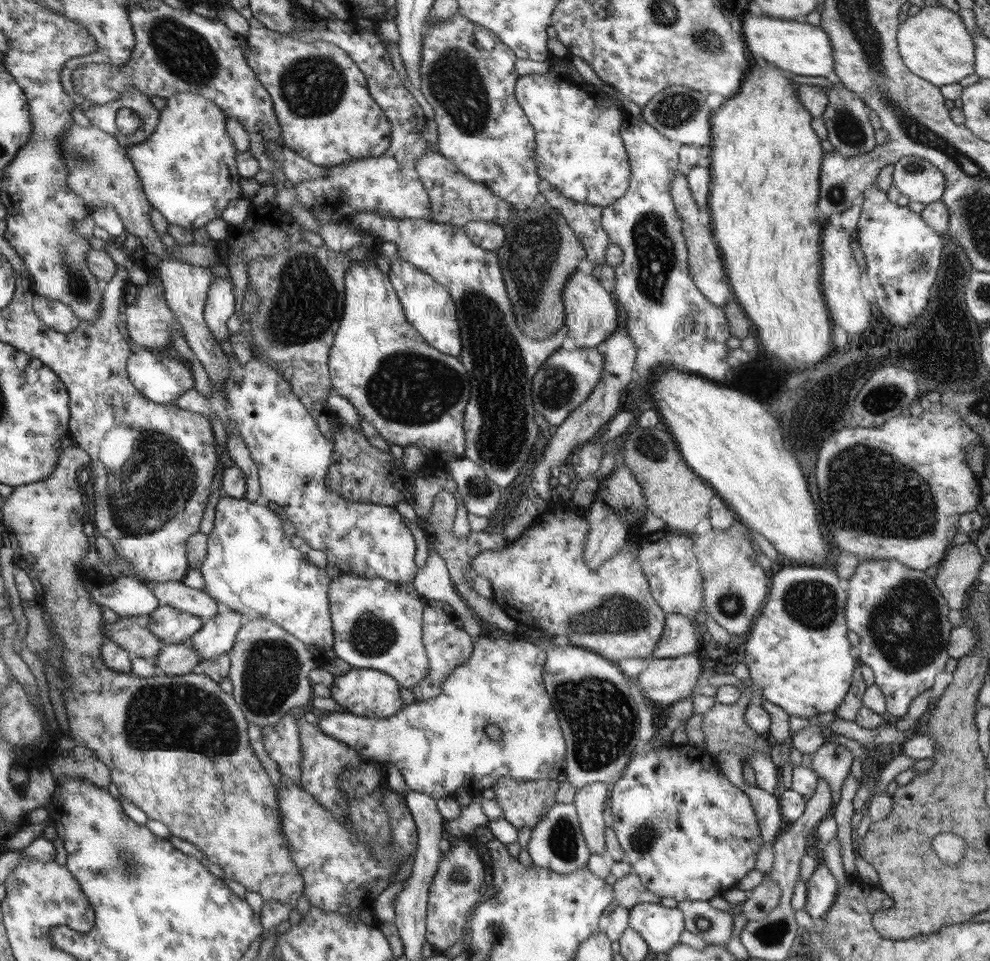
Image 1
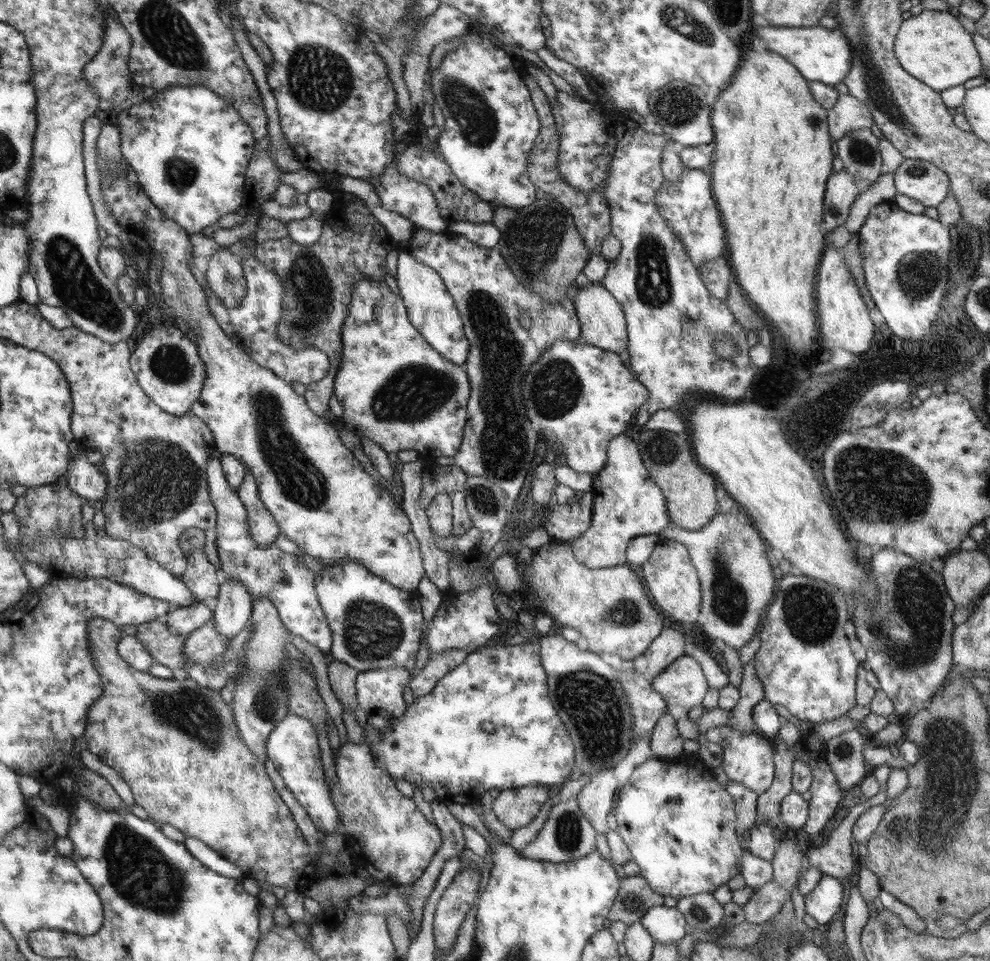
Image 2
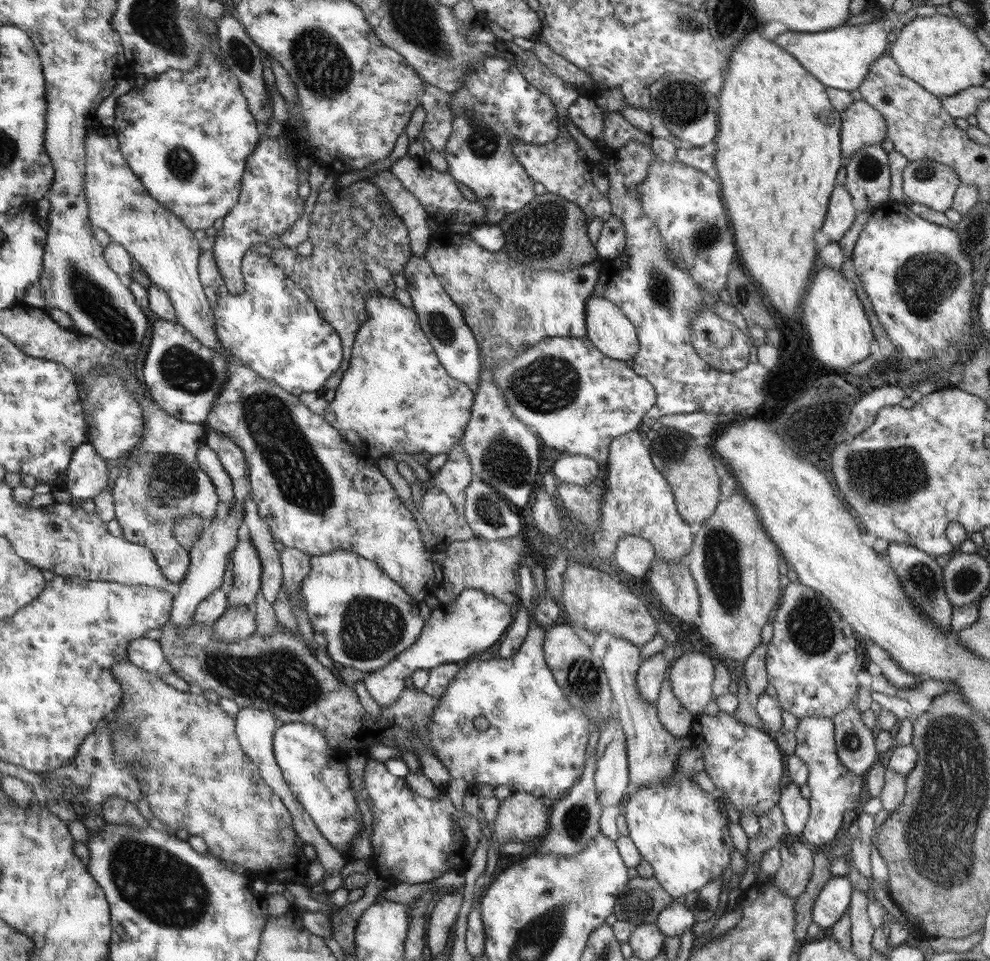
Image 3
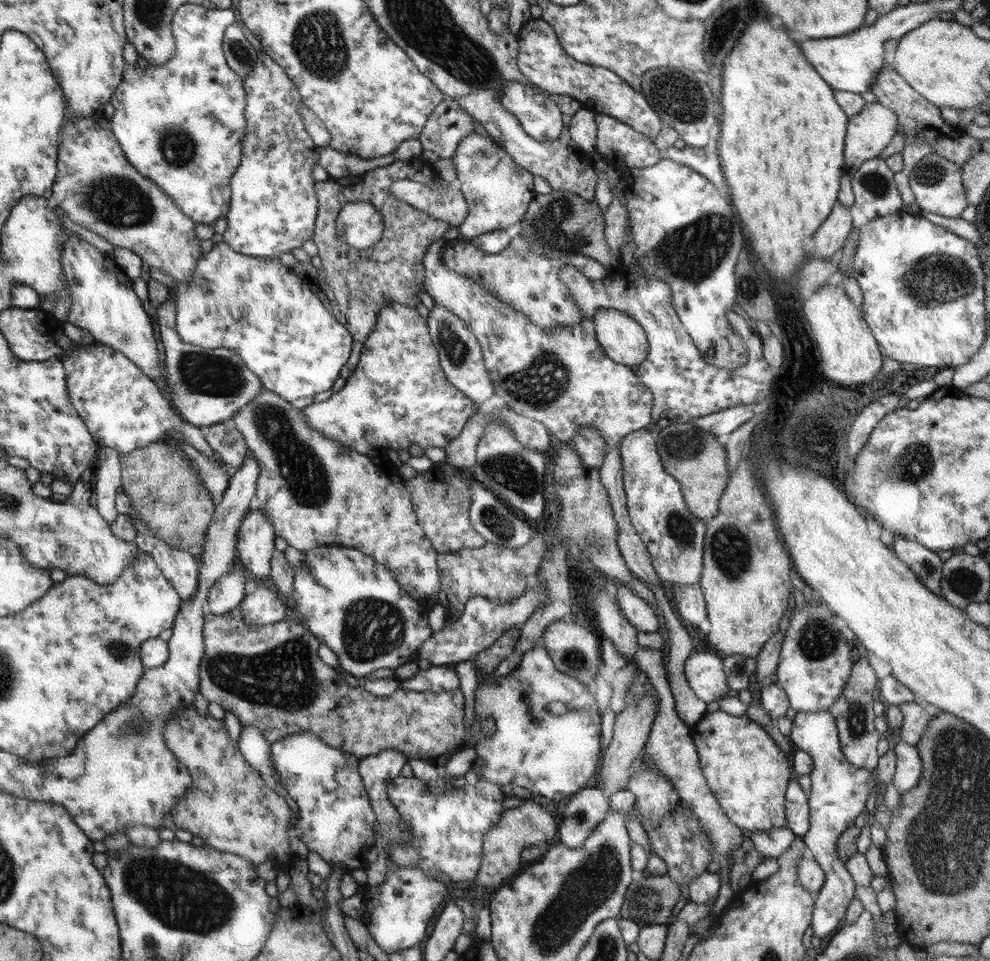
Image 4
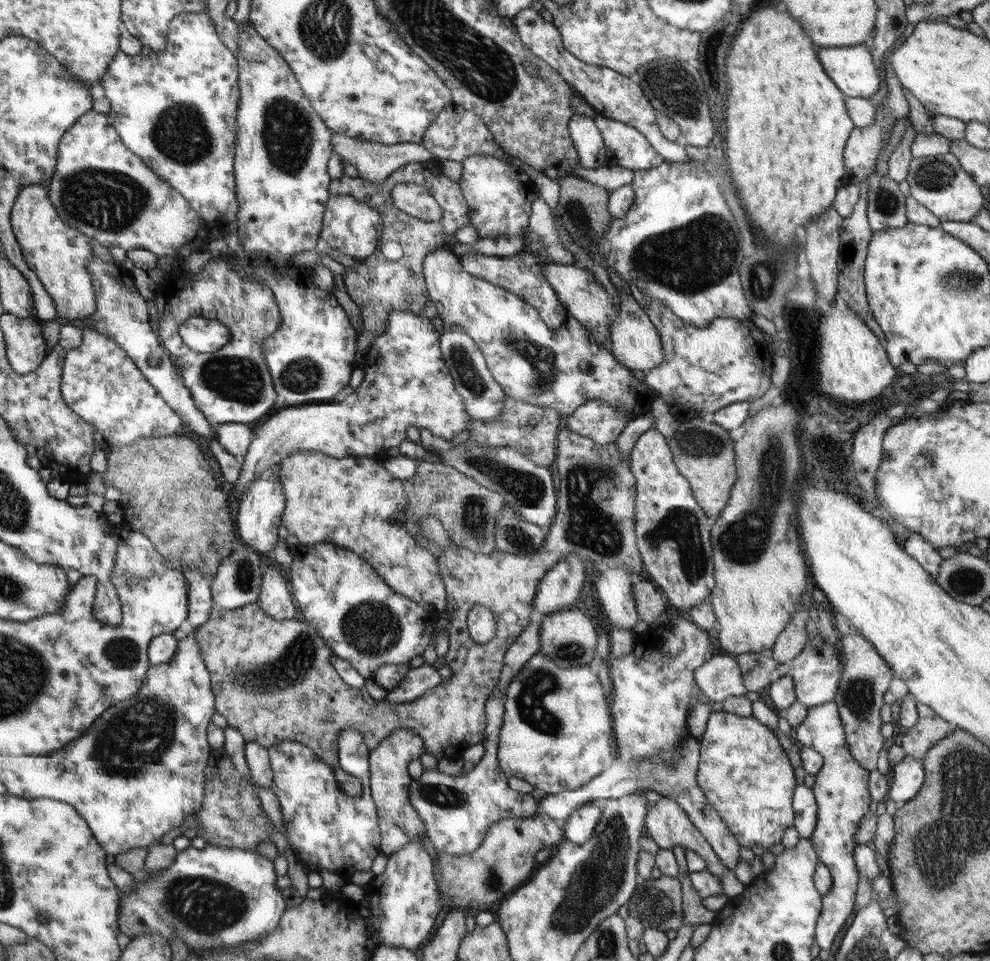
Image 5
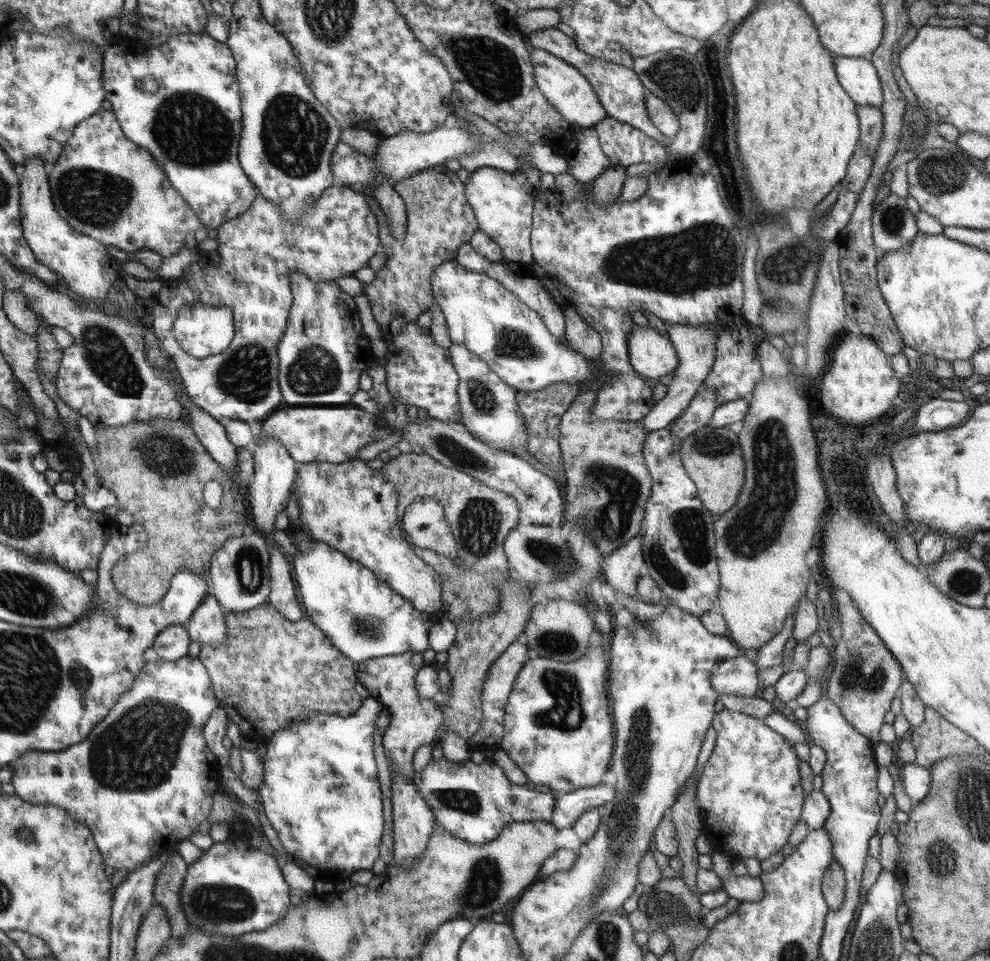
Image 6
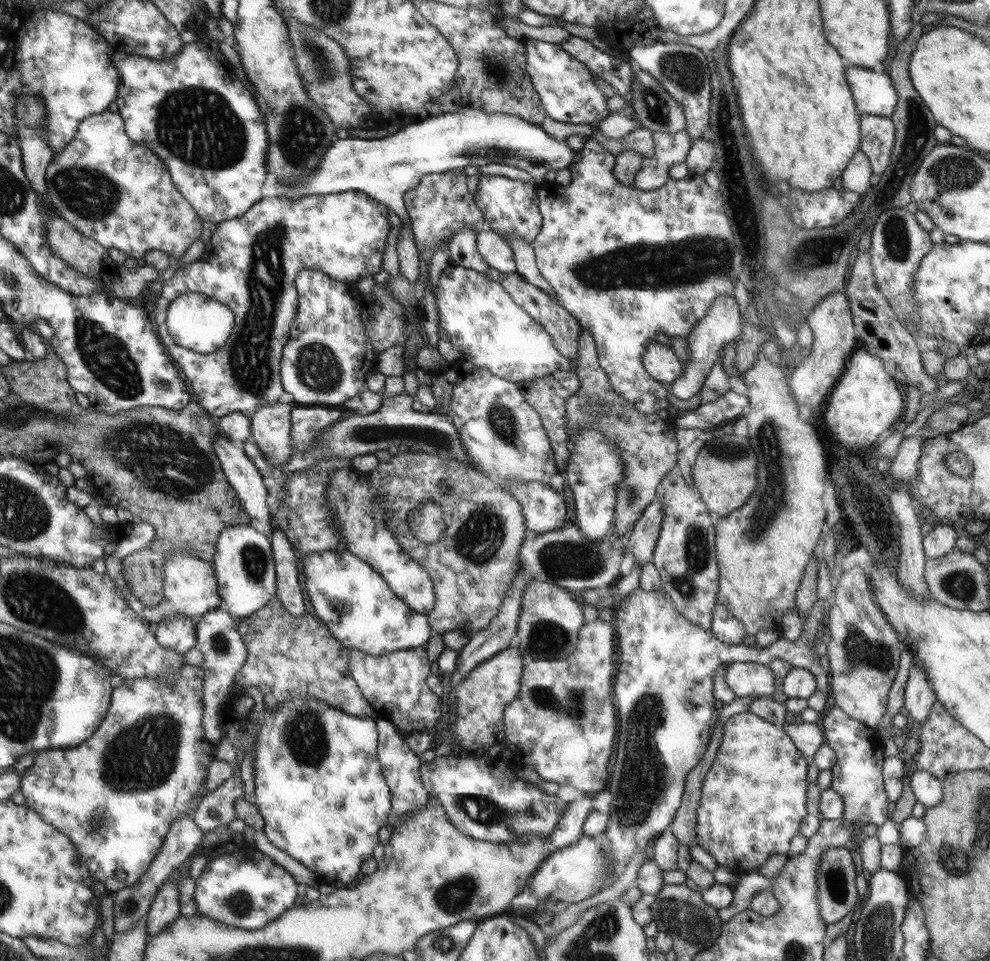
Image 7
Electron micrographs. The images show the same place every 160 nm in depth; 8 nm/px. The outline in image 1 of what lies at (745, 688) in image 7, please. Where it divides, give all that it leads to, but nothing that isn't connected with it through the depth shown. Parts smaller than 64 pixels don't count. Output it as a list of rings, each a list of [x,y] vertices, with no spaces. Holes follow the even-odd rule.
[[[694,653],[673,659],[649,657],[648,666],[640,673],[637,680],[642,691],[646,693],[646,699],[668,706],[690,697],[694,688],[698,686],[696,682],[702,672],[702,663]]]

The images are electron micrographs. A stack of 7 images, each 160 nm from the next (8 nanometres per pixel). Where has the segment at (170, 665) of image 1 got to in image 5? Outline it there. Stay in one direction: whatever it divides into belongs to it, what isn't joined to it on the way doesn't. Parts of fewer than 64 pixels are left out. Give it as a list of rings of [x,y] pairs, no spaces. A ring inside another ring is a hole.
[[[280,567],[268,568],[268,572],[264,572],[263,591],[257,603],[268,616],[276,620],[296,619],[298,607]]]

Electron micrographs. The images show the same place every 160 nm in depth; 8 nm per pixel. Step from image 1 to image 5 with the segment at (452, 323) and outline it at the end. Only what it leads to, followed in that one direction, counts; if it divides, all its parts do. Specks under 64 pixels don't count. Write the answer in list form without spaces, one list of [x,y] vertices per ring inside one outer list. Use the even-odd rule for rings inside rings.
[[[458,325],[444,327],[439,335],[439,346],[446,366],[452,375],[455,389],[463,398],[466,412],[472,421],[493,421],[499,417],[503,402],[508,398],[503,388],[494,380],[486,364],[486,359],[478,349],[478,345],[470,338],[463,328]]]

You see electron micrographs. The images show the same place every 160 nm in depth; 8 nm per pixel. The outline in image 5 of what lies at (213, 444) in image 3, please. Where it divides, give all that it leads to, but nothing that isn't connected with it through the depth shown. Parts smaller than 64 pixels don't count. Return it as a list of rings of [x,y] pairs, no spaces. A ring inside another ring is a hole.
[[[228,423],[215,427],[216,440],[230,453],[243,458],[250,450],[254,427],[249,424]]]

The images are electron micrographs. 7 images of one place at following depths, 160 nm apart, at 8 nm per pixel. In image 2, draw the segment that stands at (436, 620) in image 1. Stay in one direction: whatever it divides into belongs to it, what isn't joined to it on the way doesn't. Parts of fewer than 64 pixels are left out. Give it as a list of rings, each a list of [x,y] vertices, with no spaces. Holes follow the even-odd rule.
[[[453,648],[430,653],[427,665],[412,677],[410,688],[414,697],[424,697],[431,694],[436,684],[453,668],[465,661],[469,652],[466,649]]]

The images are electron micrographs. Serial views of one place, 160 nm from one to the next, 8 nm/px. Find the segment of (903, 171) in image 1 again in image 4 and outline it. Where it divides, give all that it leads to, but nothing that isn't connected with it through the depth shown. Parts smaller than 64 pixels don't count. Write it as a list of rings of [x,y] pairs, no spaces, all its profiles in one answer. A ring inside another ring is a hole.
[[[930,154],[911,170],[909,174],[909,187],[917,200],[919,208],[951,218],[961,218],[964,210],[969,206],[963,187],[963,170],[957,164],[941,156]]]

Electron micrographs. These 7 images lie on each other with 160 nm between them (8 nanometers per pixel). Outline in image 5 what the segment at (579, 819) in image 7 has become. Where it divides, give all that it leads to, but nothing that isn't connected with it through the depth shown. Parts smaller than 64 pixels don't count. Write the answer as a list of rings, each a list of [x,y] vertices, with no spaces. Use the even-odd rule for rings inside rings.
[[[688,735],[681,744],[679,756],[681,757],[677,760],[677,763],[672,766],[665,765],[660,759],[649,759],[648,757],[626,761],[620,758],[612,758],[595,779],[581,786],[578,790],[564,791],[551,795],[539,795],[539,812],[544,812],[555,821],[560,820],[562,822],[562,820],[566,820],[583,804],[594,802],[596,806],[603,810],[610,799],[630,795],[636,790],[641,790],[641,788],[649,788],[649,790],[654,790],[654,792],[658,792],[658,794],[678,802],[692,821],[692,824],[704,836],[704,839],[718,855],[718,858],[725,864],[725,867],[733,870],[742,859],[739,853],[741,845],[738,844],[738,840],[734,838],[728,825],[718,814],[718,811],[707,802],[706,795],[698,784],[699,739]]]

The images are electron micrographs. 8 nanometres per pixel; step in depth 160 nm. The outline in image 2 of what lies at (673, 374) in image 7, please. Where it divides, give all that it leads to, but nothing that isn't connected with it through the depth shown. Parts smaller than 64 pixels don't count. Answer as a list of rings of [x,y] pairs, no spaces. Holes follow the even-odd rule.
[[[585,283],[573,296],[575,311],[580,323],[581,340],[586,344],[602,348],[608,352],[627,352],[627,324],[620,303],[600,284]]]

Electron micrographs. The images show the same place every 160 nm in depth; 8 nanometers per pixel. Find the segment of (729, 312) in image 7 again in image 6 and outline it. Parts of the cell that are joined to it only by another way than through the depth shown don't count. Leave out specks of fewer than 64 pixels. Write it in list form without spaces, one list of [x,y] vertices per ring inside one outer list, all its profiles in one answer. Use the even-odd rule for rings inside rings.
[[[663,321],[667,337],[674,345],[679,365],[672,373],[672,382],[667,386],[667,394],[658,401],[650,412],[641,418],[644,428],[650,431],[669,428],[673,422],[686,410],[690,401],[698,394],[697,390],[705,379],[705,376],[712,368],[713,360],[716,358],[715,342],[717,334],[713,323],[704,323],[702,325],[683,325]]]

